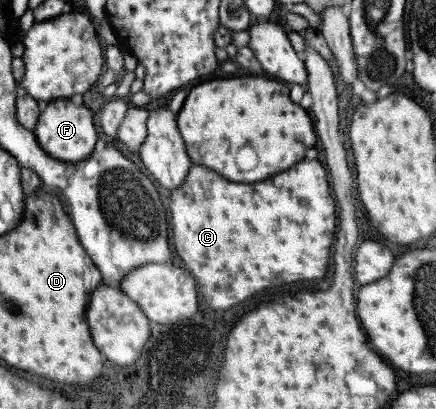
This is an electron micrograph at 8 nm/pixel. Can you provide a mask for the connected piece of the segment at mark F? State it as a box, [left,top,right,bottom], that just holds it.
[34,98,97,162]

